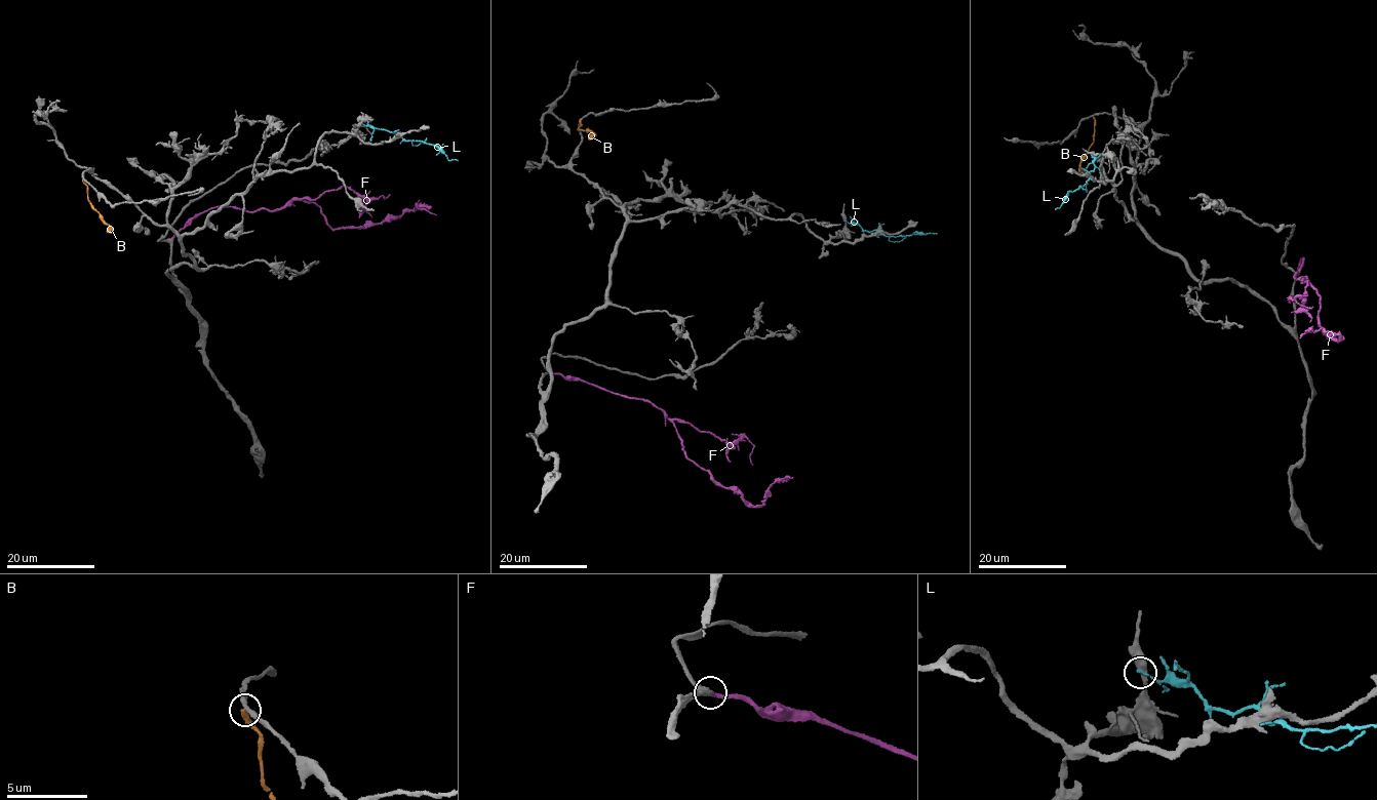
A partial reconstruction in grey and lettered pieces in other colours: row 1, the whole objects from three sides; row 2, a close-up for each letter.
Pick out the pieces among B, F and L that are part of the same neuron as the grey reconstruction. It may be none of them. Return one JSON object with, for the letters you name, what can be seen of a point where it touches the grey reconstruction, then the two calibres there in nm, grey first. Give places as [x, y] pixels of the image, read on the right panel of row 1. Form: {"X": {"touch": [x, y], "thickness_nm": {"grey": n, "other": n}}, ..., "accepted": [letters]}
{"F": {"touch": [1297, 274], "thickness_nm": {"grey": 360, "other": 260}}, "accepted": ["F"]}

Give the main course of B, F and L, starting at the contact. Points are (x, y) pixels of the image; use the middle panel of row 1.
B: (581, 119), (577, 128), (592, 132), (590, 140)
F: (551, 372), (652, 402), (674, 426), (687, 460), (753, 506), (763, 503), (770, 486), (792, 477)
L: (843, 221), (884, 236), (937, 233)

